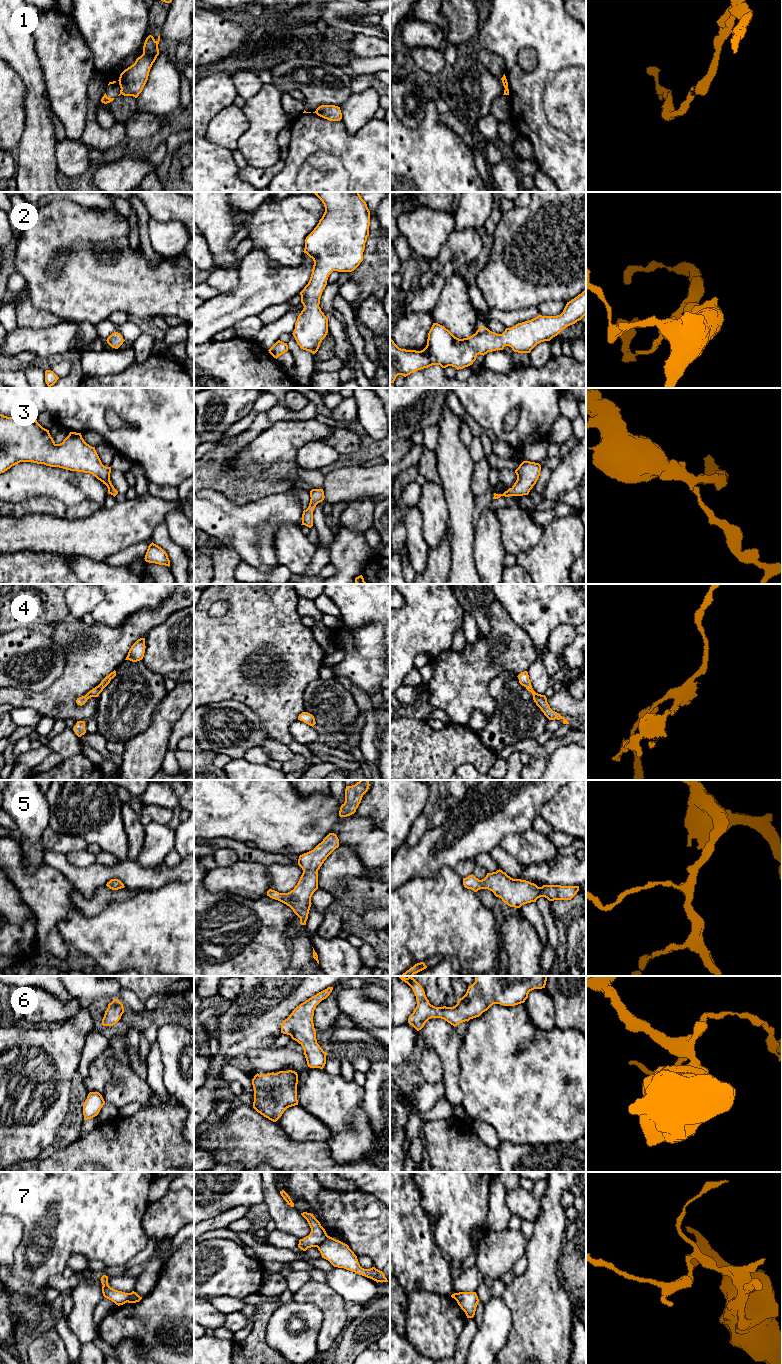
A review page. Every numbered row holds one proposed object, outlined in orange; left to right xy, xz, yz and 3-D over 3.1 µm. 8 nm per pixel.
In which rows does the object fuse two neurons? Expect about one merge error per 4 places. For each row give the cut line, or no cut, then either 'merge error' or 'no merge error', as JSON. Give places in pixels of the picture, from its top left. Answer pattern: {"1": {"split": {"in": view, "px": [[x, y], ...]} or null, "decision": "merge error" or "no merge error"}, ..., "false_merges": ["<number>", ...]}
{"1": {"split": {"in": "xy", "px": [[120, 90], [121, 93]]}, "decision": "merge error"}, "2": {"split": null, "decision": "no merge error"}, "3": {"split": null, "decision": "no merge error"}, "4": {"split": null, "decision": "no merge error"}, "5": {"split": null, "decision": "no merge error"}, "6": {"split": null, "decision": "no merge error"}, "7": {"split": {"in": "xz", "px": [[327, 1235], [317, 1247]]}, "decision": "merge error"}, "false_merges": ["1", "7"]}

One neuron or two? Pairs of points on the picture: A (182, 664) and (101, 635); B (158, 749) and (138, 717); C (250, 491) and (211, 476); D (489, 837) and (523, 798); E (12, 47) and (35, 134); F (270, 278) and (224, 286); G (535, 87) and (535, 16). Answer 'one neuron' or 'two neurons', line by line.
A: two neurons
B: two neurons
C: one neuron
D: one neuron
E: one neuron
F: two neurons
G: one neuron

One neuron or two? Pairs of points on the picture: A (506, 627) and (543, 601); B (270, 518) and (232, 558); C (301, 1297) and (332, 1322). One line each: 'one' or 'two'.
A: two
B: two
C: one

